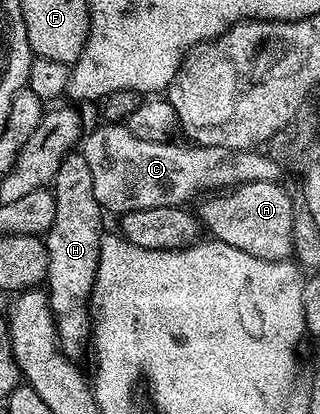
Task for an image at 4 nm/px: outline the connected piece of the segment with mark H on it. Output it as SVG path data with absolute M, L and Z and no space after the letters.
M73 150L68 153L66 158L62 158L60 169L50 191L56 200L56 209L54 210L54 222L43 237L44 245L48 251L46 291L52 307L52 317L56 320L56 333L60 335L60 347L70 358L76 358L79 357L78 354L83 348L85 351L92 331L90 301L92 299L92 287L96 281L98 258L102 255L100 231L104 228L104 220L100 217L102 209L94 194L94 178L90 178L90 165L87 164L83 151Z

